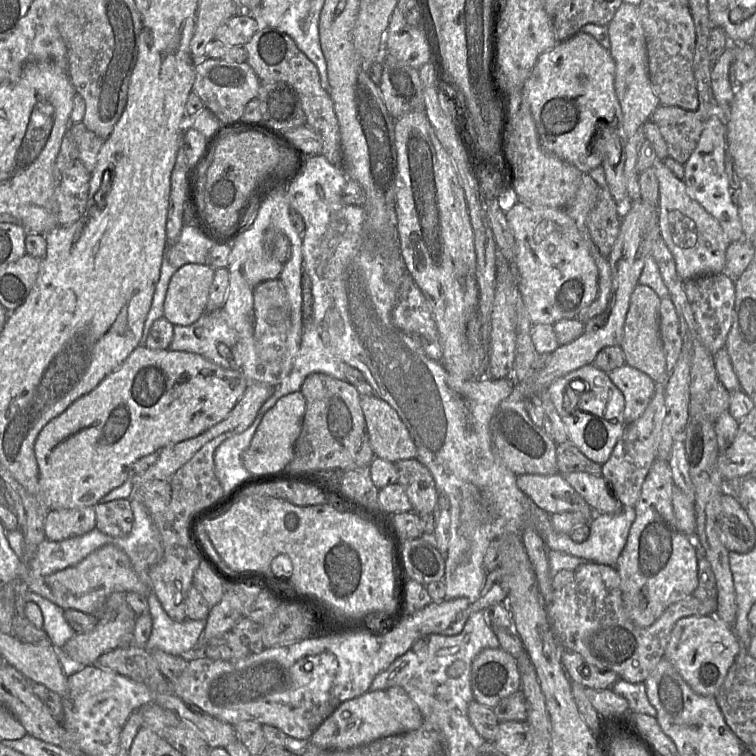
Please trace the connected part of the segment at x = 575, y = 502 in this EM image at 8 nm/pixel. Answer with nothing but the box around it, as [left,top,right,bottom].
[516,472,600,518]

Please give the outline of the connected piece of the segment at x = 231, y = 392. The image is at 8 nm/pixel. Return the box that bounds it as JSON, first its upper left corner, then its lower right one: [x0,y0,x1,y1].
[34,345,248,510]

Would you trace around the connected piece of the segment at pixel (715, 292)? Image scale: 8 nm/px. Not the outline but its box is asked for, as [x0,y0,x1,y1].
[682,273,735,353]

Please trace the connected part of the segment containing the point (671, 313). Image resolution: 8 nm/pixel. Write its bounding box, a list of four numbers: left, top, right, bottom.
[659,297,683,374]

